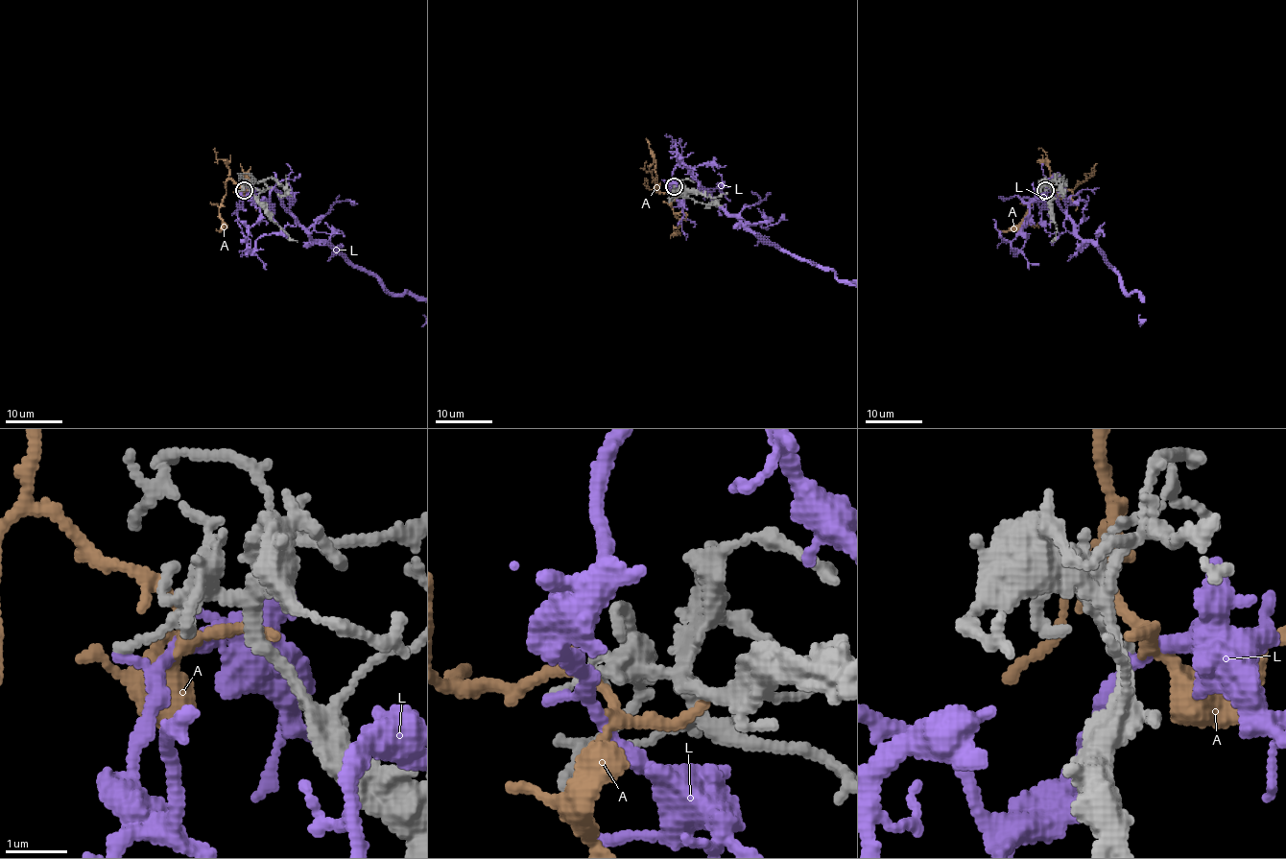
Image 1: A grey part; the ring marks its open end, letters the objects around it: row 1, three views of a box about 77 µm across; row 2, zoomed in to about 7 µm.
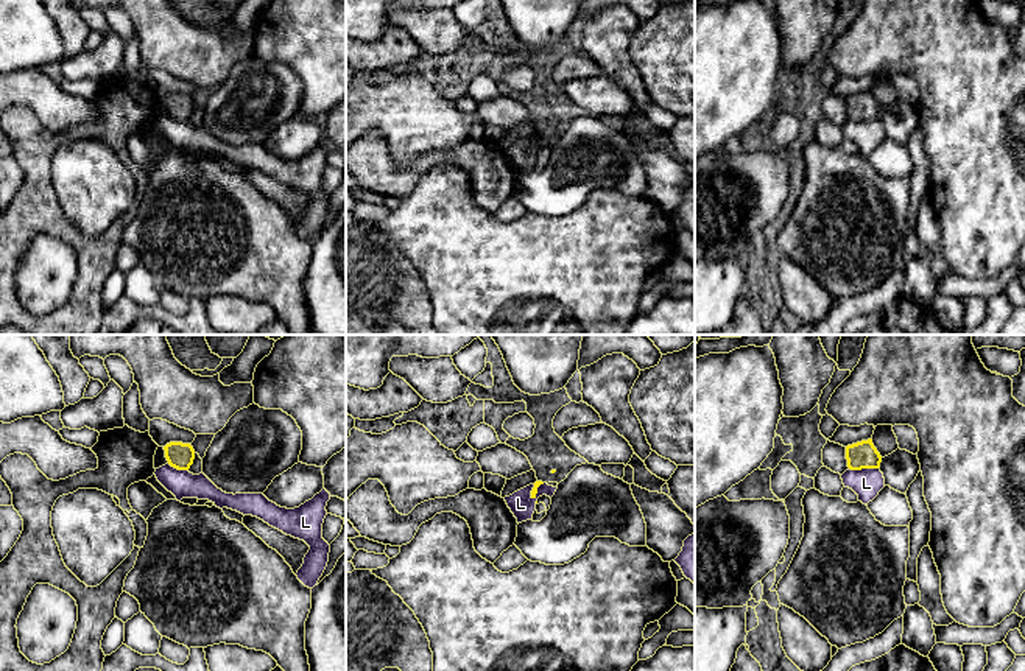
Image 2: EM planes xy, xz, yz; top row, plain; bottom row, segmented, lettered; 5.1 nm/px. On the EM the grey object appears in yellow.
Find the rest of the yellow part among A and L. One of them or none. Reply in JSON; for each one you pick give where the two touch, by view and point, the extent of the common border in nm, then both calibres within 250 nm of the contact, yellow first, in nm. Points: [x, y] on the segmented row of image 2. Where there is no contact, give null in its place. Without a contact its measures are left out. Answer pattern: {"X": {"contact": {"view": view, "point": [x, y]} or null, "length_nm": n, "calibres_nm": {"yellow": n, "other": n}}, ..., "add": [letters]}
{"add": []}

